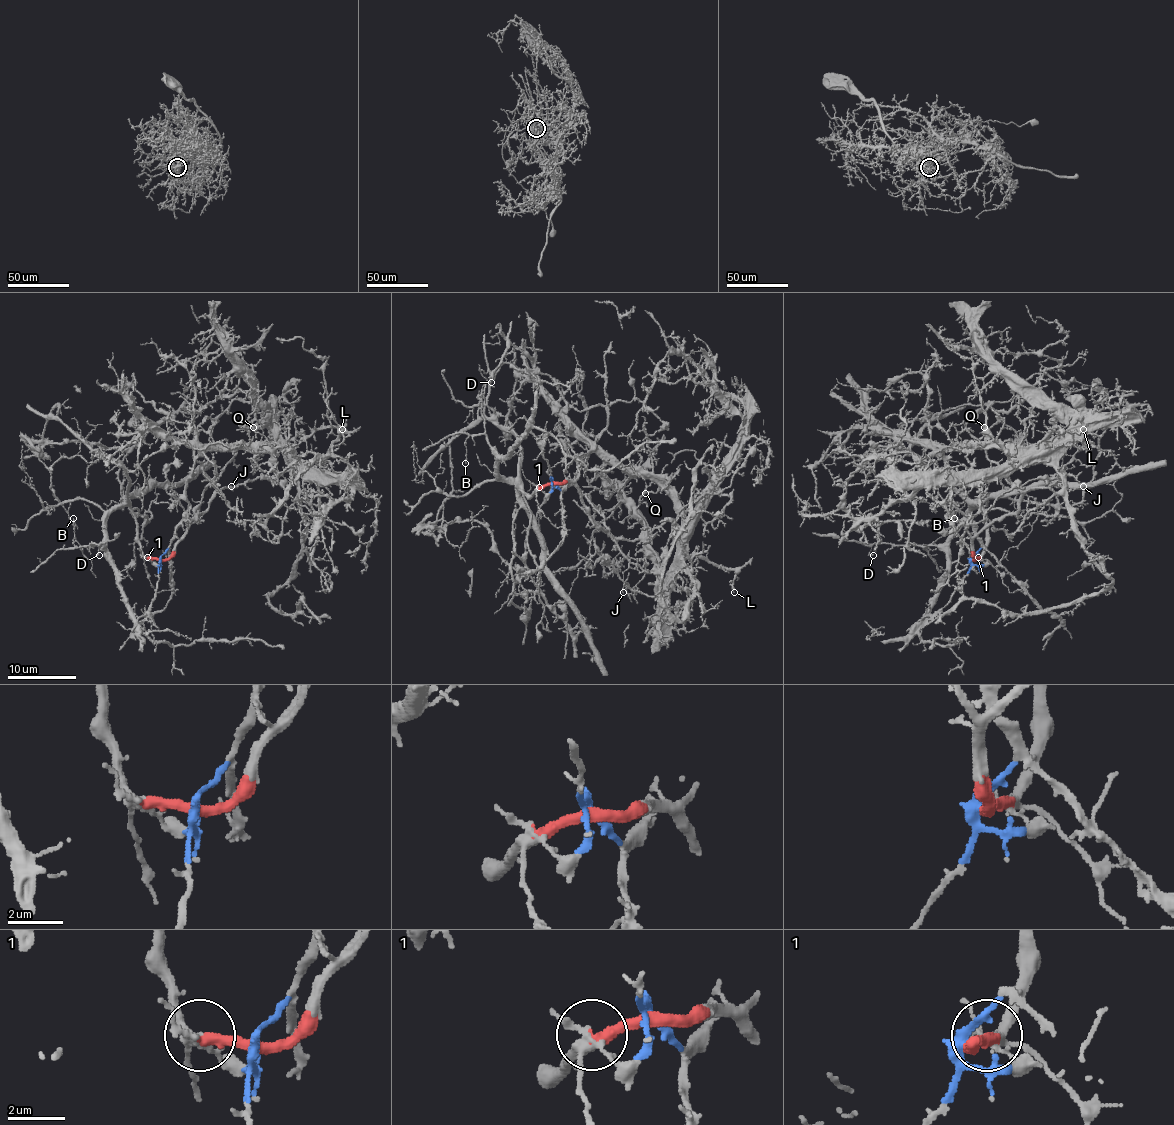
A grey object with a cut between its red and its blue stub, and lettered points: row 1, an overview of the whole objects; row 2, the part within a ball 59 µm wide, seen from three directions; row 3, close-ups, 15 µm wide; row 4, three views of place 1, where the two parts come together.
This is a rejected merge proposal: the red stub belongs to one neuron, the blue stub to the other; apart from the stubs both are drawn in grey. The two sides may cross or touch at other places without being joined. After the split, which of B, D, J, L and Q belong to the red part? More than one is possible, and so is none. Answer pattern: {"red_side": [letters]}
{"red_side": ["B", "D", "J"]}

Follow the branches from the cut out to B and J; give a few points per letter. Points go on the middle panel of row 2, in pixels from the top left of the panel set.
B: (553, 481), (527, 495), (510, 485), (498, 473), (498, 457), (483, 434), (472, 434), (465, 442), (465, 463)
J: (553, 481), (571, 481), (585, 504), (590, 521), (614, 541), (628, 560), (628, 569), (623, 574), (623, 592)

